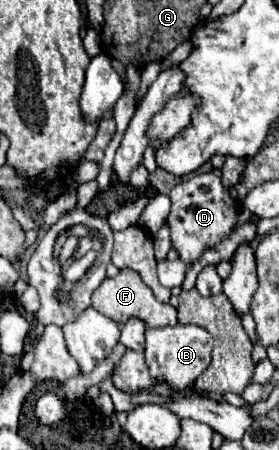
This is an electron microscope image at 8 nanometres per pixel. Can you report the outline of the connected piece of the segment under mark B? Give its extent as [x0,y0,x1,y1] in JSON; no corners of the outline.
[144,324,212,388]

